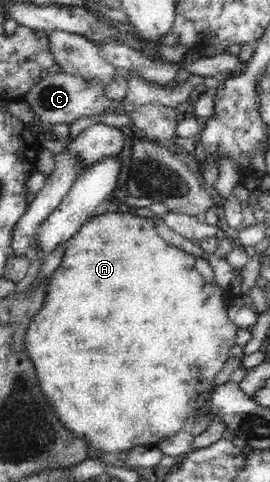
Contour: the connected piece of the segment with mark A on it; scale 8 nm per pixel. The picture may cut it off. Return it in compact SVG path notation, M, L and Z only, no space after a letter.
M103 213L91 217L79 231L65 243L62 262L55 273L51 275L47 295L43 307L34 315L25 333L24 345L35 369L39 375L39 383L43 393L49 397L49 403L57 409L57 415L65 423L67 429L81 435L83 441L91 443L95 449L101 451L125 451L133 449L135 445L151 445L175 435L187 428L188 420L192 418L200 405L199 395L213 384L215 376L225 361L229 359L229 351L235 346L235 337L239 326L235 325L228 316L230 306L230 291L227 287L217 287L215 283L204 279L195 268L196 257L193 253L169 245L157 233L154 219L139 217L133 213Z

